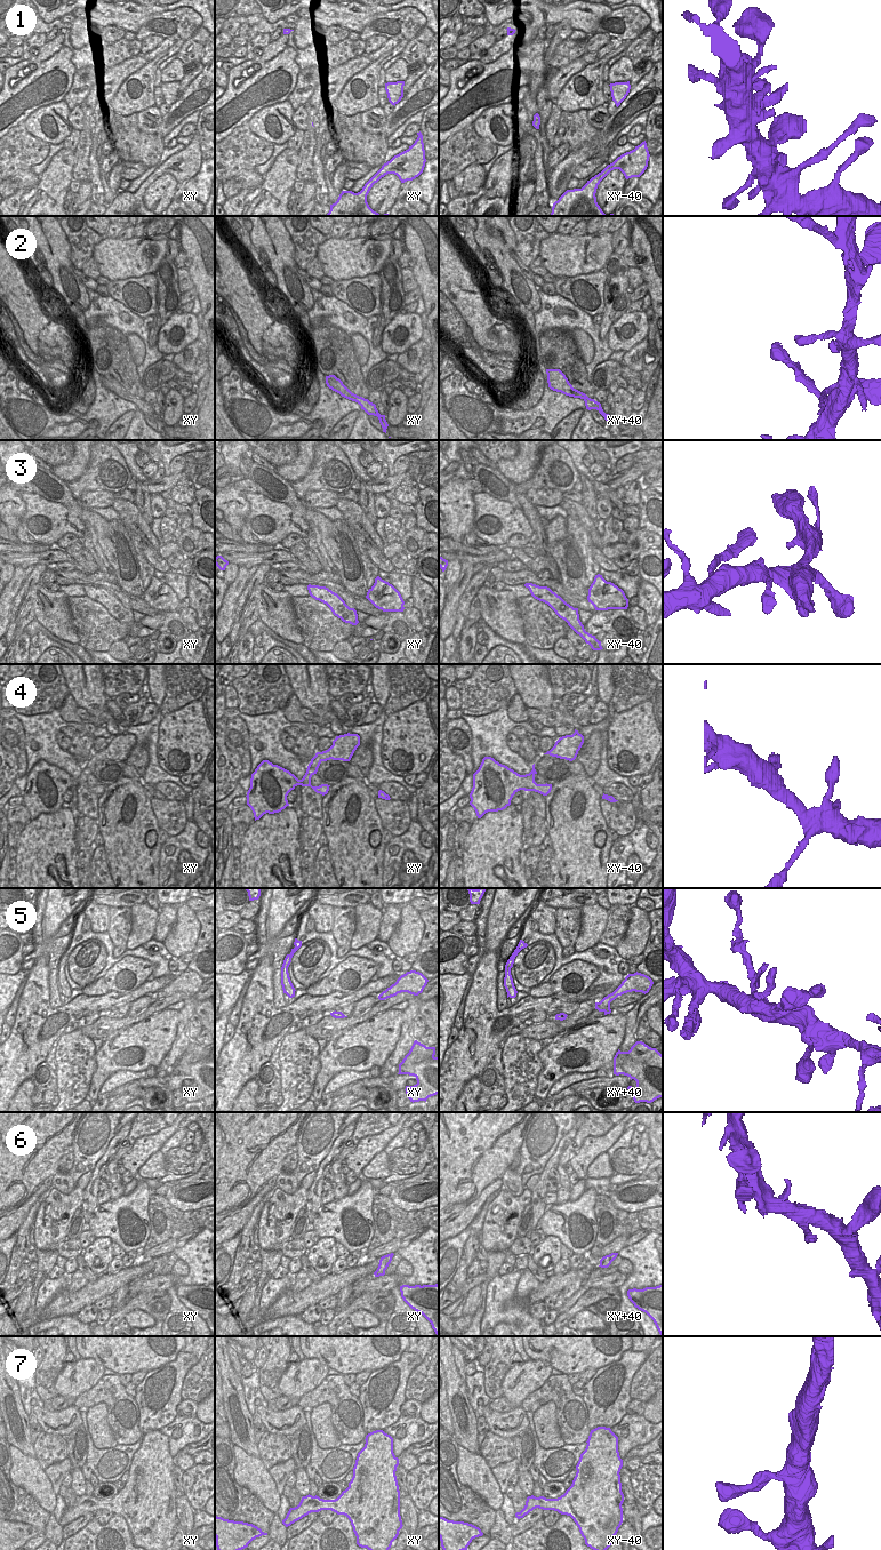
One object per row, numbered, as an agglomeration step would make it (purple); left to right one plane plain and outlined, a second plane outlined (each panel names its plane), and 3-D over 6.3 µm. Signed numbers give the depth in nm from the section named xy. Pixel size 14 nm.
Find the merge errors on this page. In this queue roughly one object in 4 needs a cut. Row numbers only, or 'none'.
none

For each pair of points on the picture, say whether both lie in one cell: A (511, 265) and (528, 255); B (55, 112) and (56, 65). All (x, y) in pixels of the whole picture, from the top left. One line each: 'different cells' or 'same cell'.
A: different cells
B: different cells

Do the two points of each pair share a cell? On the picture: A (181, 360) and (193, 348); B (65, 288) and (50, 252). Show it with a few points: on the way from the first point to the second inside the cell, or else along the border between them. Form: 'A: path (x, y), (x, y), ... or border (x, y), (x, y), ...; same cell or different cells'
A: path (184, 357), (190, 351); same cell
B: path (64, 279), (57, 261); same cell

